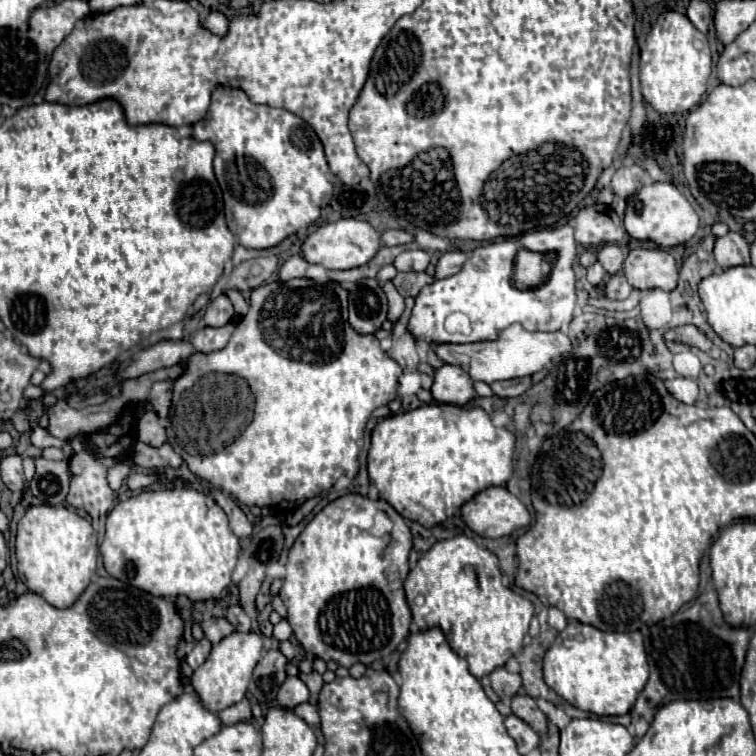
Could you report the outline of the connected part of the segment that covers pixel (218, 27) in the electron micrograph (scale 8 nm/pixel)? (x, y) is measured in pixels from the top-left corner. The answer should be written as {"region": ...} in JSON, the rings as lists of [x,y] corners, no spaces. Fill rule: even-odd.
{"region":[[[213,11],[205,19],[205,27],[211,29],[213,33],[217,33],[217,35],[225,35],[227,33],[227,25],[229,25],[229,19],[223,13],[219,13],[219,11]]]}

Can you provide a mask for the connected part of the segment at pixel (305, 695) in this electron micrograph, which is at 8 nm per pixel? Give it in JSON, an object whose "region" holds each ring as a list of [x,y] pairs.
{"region":[[[287,677],[287,681],[281,685],[277,693],[277,703],[285,709],[293,709],[299,703],[305,703],[309,699],[309,689],[299,677]]]}

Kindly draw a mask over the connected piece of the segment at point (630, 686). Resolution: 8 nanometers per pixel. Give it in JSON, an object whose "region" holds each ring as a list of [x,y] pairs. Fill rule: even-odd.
{"region":[[[569,619],[569,625],[557,635],[553,647],[547,651],[543,661],[543,675],[545,683],[567,703],[577,709],[595,713],[595,715],[625,715],[635,705],[637,695],[645,687],[649,679],[649,665],[643,647],[643,637],[639,631],[633,633],[613,633],[613,631],[599,631],[591,625],[583,625],[575,619]]]}

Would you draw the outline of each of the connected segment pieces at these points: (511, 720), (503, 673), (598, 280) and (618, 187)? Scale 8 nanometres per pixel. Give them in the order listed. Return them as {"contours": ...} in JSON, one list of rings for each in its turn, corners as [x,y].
{"contours":[[[[515,715],[505,717],[505,727],[507,727],[507,733],[515,739],[521,755],[527,755],[529,751],[539,747],[539,735],[527,723],[523,723],[519,717],[515,717]]],[[[505,667],[495,669],[495,671],[489,675],[489,679],[491,679],[493,691],[495,691],[501,699],[513,697],[513,695],[517,695],[519,689],[521,689],[521,675],[509,673]]],[[[595,263],[595,265],[591,265],[589,269],[587,269],[587,281],[591,283],[591,285],[601,285],[603,281],[605,281],[605,269],[599,265],[599,263]]],[[[633,165],[633,167],[619,167],[613,175],[613,181],[611,181],[611,189],[617,197],[631,197],[637,189],[639,189],[639,179],[643,177],[643,167],[639,165]]]]}

